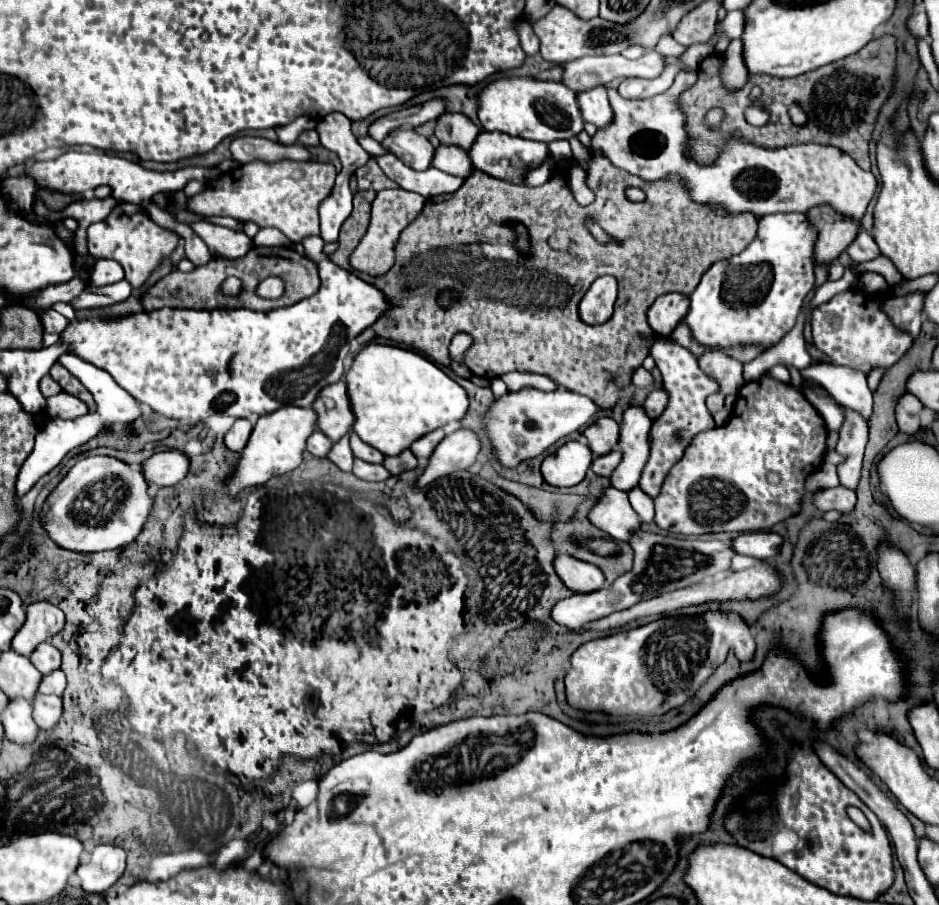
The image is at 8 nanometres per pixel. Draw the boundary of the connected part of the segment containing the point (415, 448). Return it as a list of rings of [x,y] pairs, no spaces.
[[[438,428],[438,430],[432,430],[432,432],[428,432],[426,436],[422,436],[422,438],[418,438],[412,446],[410,446],[410,450],[414,452],[414,456],[420,460],[420,458],[424,458],[424,460],[428,460],[430,458],[430,454],[434,452],[434,448],[438,446],[438,442],[444,438],[444,432],[442,432],[442,428]]]

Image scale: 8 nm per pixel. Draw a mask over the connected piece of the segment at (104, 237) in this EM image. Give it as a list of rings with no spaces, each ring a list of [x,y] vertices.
[[[118,204],[106,220],[88,226],[88,252],[96,258],[116,260],[126,274],[132,288],[140,288],[150,272],[160,266],[162,258],[170,256],[178,244],[178,234],[154,224],[140,206]]]

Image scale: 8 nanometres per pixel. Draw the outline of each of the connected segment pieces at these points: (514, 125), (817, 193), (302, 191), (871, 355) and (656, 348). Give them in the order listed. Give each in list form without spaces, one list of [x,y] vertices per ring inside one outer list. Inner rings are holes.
[[[502,78],[488,84],[480,92],[478,118],[484,130],[540,142],[570,140],[584,130],[576,94],[560,82],[542,82],[534,78]]]
[[[678,72],[676,74],[676,78],[674,78],[674,84],[666,90],[666,92],[662,92],[662,94],[658,94],[658,96],[654,96],[654,98],[646,98],[646,100],[626,100],[626,98],[622,98],[614,88],[612,90],[608,90],[608,98],[610,98],[610,106],[612,106],[612,110],[614,110],[614,122],[606,128],[606,130],[598,130],[596,132],[596,136],[592,138],[592,142],[590,142],[590,146],[588,146],[588,150],[590,152],[600,152],[602,156],[606,156],[616,168],[620,168],[620,170],[626,170],[628,174],[634,174],[634,176],[638,176],[638,178],[642,178],[642,180],[646,180],[646,182],[658,182],[658,180],[668,180],[670,176],[678,176],[678,180],[682,182],[682,186],[686,188],[686,192],[688,192],[688,196],[692,198],[692,202],[696,202],[696,204],[708,204],[708,206],[720,206],[720,208],[724,208],[728,214],[742,214],[742,212],[750,212],[750,214],[754,214],[756,218],[762,218],[762,216],[766,216],[766,214],[774,214],[774,212],[808,212],[810,208],[814,208],[814,206],[820,206],[822,202],[830,202],[832,206],[836,206],[836,210],[840,210],[840,214],[846,214],[846,216],[852,216],[852,218],[862,218],[864,216],[864,212],[866,212],[866,206],[868,206],[868,202],[872,200],[872,196],[874,196],[874,192],[876,192],[876,186],[878,186],[878,180],[876,180],[876,176],[872,174],[872,172],[864,172],[856,162],[854,162],[854,158],[850,158],[846,152],[842,152],[840,148],[836,148],[836,146],[822,146],[822,144],[802,144],[802,146],[786,146],[786,148],[766,148],[766,146],[756,146],[756,144],[752,144],[752,142],[748,142],[748,140],[744,140],[742,138],[742,132],[734,132],[730,138],[726,138],[724,140],[724,144],[722,144],[722,150],[720,150],[720,154],[718,154],[718,158],[712,162],[712,164],[698,164],[692,156],[690,156],[690,140],[688,140],[688,132],[686,132],[686,114],[684,114],[684,110],[680,108],[680,104],[678,104],[678,98],[680,98],[680,94],[684,92],[684,90],[688,90],[692,84],[696,82],[696,72],[694,74],[688,74],[688,72]]]
[[[282,160],[274,164],[252,162],[238,166],[206,182],[206,188],[188,198],[186,208],[192,214],[202,216],[230,216],[238,222],[254,222],[260,228],[272,226],[288,236],[292,242],[300,242],[304,236],[320,234],[318,206],[330,194],[336,180],[336,168],[322,162],[294,162]]]
[[[850,288],[842,294],[836,294],[826,304],[814,308],[810,324],[814,346],[832,358],[832,364],[850,366],[868,374],[870,370],[884,366],[894,366],[906,350],[912,346],[910,334],[902,334],[890,324],[890,318],[880,310],[882,298],[862,292],[860,288]]]
[[[656,336],[650,354],[654,356],[656,366],[662,374],[662,386],[668,392],[668,404],[666,404],[666,410],[652,422],[650,458],[642,470],[638,486],[644,494],[648,494],[650,498],[656,498],[662,486],[662,478],[668,474],[670,466],[674,466],[682,458],[684,450],[690,446],[694,436],[714,428],[712,414],[706,408],[704,400],[708,394],[716,394],[720,388],[714,378],[704,374],[704,370],[698,366],[698,360],[688,350],[680,350],[680,346],[670,342],[668,338]]]

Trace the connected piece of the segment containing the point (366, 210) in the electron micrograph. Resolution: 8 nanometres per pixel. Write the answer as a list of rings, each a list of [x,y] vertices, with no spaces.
[[[364,190],[364,192],[356,192],[354,194],[354,210],[352,214],[346,218],[346,222],[340,228],[340,238],[338,238],[338,248],[332,254],[334,264],[338,264],[340,268],[346,268],[350,272],[356,272],[348,258],[352,254],[352,250],[356,248],[356,244],[360,242],[360,238],[366,234],[368,224],[370,224],[370,204],[376,198],[374,190]]]

